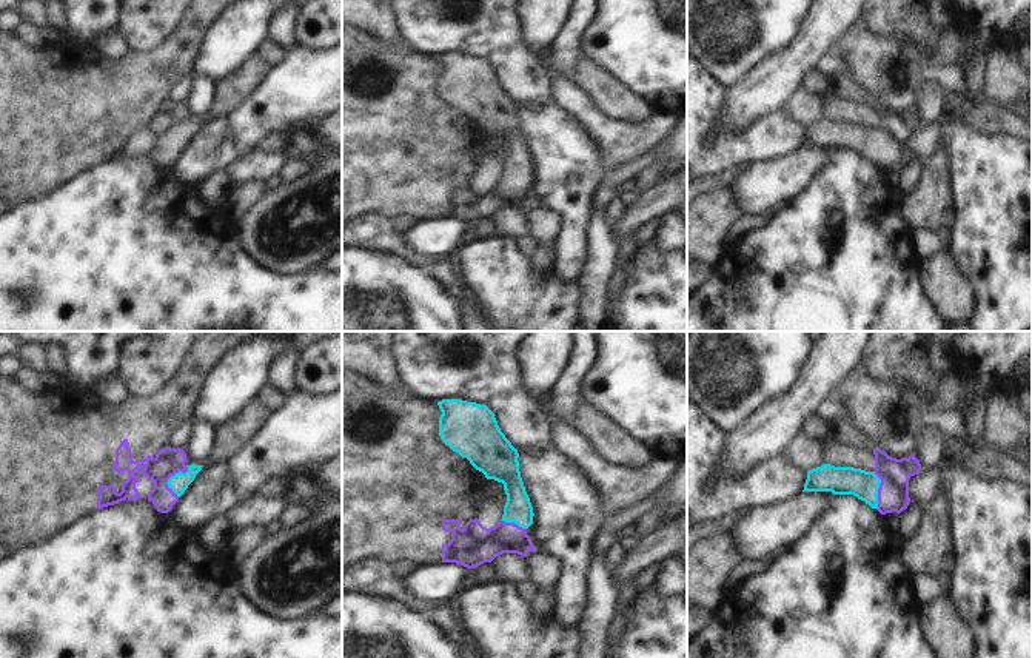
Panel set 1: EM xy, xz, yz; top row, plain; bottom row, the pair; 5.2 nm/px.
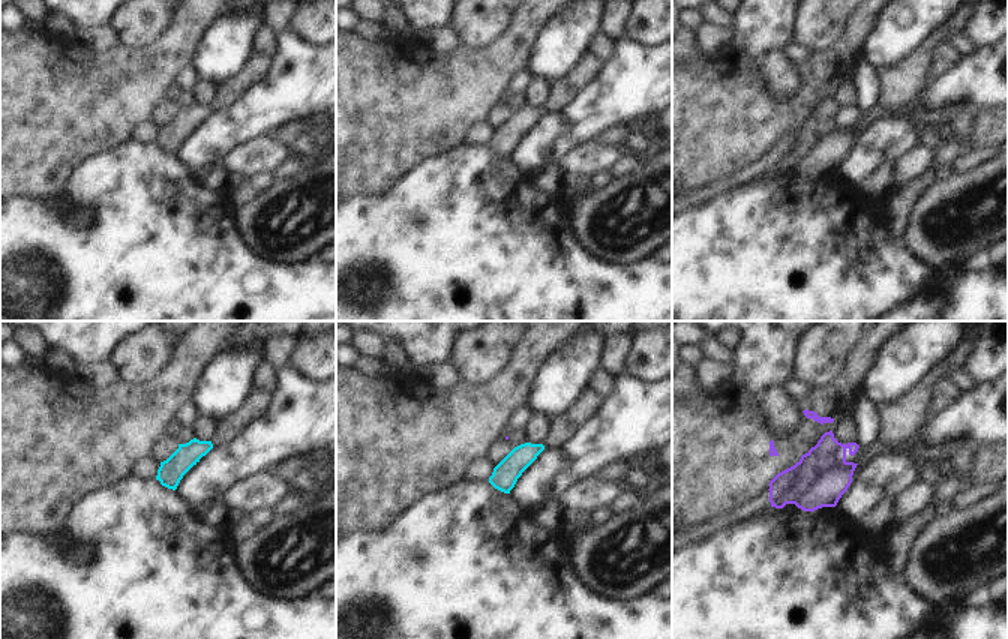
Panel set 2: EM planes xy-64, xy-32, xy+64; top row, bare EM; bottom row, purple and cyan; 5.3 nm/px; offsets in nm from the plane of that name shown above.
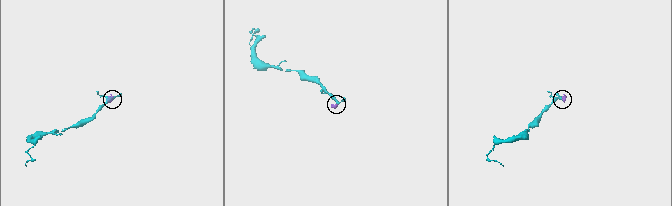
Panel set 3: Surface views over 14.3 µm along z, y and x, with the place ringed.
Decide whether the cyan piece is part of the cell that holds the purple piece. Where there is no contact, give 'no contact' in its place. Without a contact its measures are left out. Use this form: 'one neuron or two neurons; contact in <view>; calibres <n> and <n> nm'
one neuron; contact in xy; calibres 150 and 100 nm

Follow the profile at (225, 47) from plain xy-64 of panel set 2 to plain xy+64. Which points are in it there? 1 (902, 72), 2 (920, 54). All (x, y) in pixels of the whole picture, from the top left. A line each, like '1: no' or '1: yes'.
1: no
2: no

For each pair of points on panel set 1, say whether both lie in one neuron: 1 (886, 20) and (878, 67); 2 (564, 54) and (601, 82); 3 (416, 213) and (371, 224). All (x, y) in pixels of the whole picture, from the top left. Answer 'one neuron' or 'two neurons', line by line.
1: two neurons
2: two neurons
3: two neurons

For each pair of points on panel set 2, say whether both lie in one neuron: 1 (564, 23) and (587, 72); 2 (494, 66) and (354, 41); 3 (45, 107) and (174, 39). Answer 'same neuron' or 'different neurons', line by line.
1: different neurons
2: same neuron
3: same neuron

